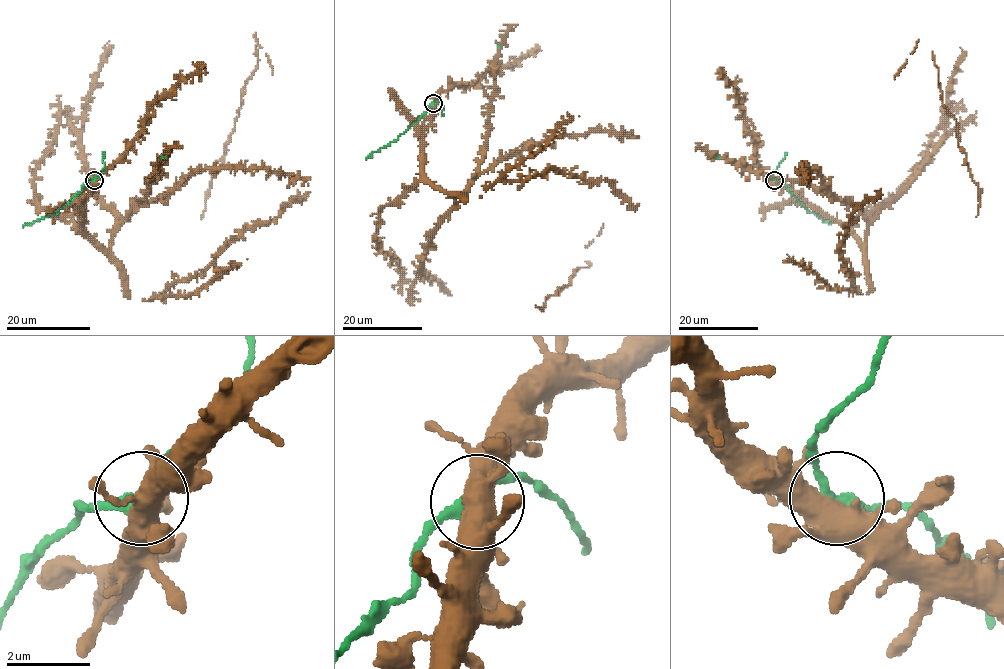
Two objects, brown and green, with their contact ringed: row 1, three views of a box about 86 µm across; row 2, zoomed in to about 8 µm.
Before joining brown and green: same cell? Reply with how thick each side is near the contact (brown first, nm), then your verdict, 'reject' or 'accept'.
460/300 nm | accept

